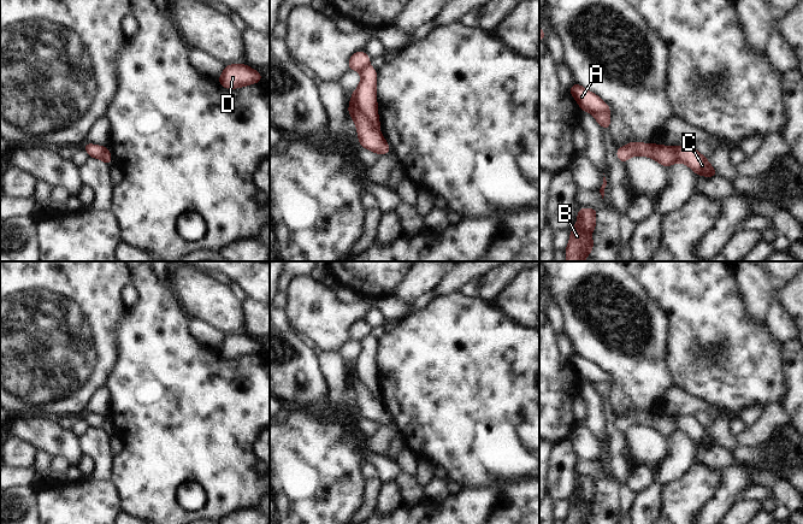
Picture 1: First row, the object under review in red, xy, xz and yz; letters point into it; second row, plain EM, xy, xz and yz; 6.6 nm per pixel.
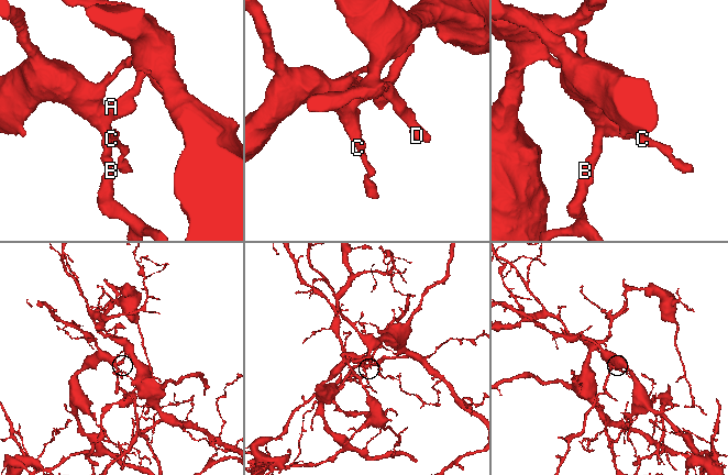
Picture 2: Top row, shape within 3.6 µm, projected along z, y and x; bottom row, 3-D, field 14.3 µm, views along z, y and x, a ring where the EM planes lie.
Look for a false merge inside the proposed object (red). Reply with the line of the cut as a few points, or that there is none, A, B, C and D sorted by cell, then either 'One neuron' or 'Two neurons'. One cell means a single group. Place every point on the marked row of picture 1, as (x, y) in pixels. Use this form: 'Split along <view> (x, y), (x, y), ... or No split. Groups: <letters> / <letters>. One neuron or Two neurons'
Split along xz (350, 96), (360, 113), (378, 130). Groups: A D / B C. Two neurons.

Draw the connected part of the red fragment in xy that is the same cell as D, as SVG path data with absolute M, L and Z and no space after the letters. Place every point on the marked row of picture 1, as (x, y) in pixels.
M229 64L218 77L219 84L225 89L242 88L261 81L261 71L249 67L247 64Z

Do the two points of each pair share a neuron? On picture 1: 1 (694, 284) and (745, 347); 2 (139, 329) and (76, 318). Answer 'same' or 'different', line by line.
1: same
2: different

